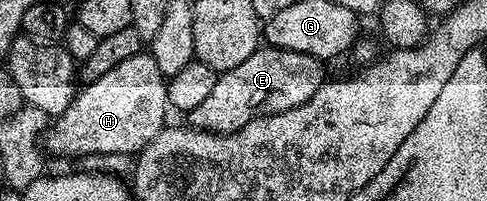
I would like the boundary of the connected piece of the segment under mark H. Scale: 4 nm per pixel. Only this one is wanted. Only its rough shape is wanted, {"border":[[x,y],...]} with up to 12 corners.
{"border":[[141,53],[84,83],[49,156],[132,157],[166,125],[168,85]]}

